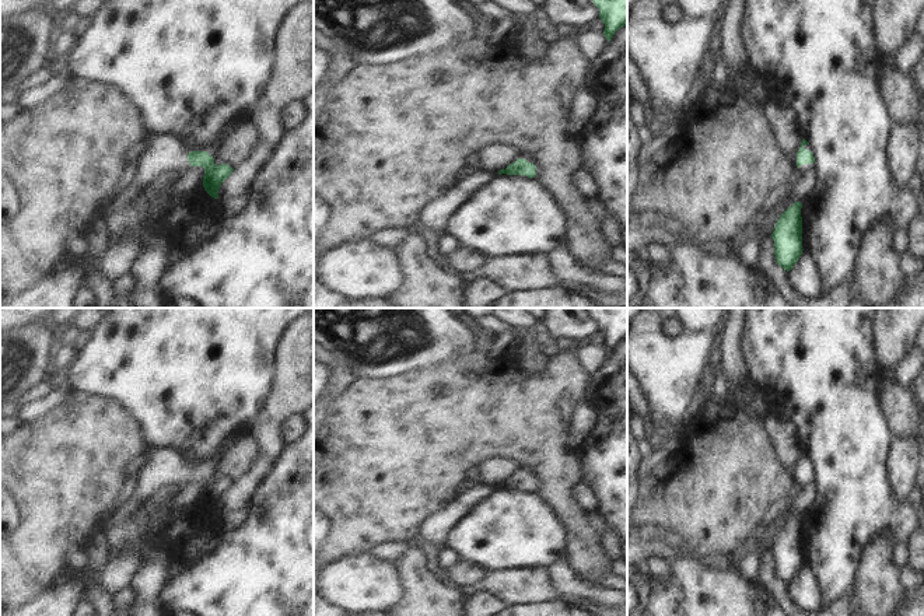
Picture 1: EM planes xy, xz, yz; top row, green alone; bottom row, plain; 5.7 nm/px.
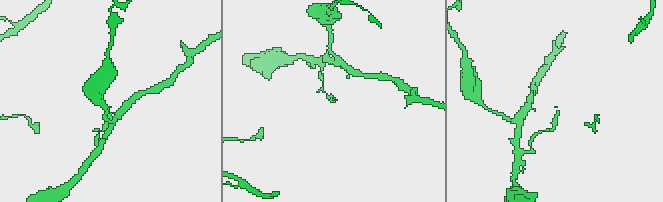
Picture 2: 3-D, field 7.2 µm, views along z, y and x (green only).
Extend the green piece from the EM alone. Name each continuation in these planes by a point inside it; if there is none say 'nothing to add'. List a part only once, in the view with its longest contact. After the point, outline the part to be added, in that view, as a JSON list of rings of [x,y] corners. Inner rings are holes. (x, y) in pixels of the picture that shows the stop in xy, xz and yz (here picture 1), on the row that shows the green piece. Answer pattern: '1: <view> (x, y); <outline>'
1: xy (164, 154); [[[172,134],[154,136],[146,150],[137,160],[137,172],[134,179],[111,202],[106,213],[118,213],[132,206],[136,197],[153,181],[167,176],[169,172],[183,175],[193,169],[188,161],[190,151],[206,151],[214,160],[220,158],[220,147],[225,143],[207,146],[203,150],[192,150],[179,137]]]

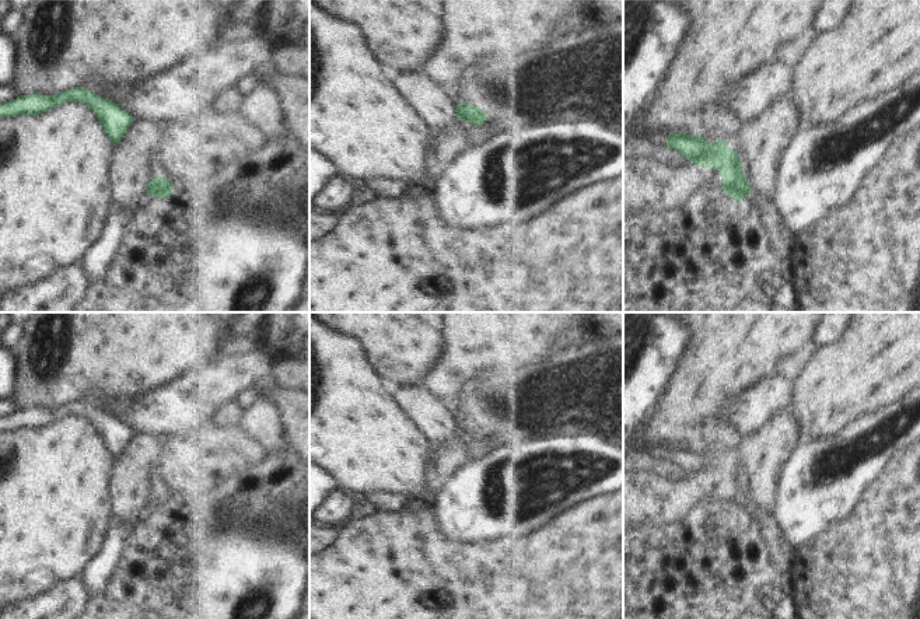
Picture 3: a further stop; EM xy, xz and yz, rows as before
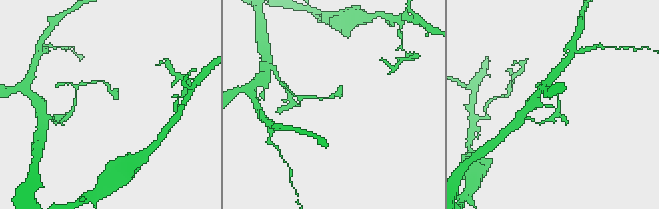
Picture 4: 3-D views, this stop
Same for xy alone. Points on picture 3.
1: xy (95, 261); [[[146,193],[144,196],[140,197],[140,202],[139,202],[139,204],[137,204],[137,207],[136,207],[134,210],[129,210],[129,209],[126,209],[126,207],[123,207],[123,206],[109,204],[109,207],[108,207],[108,218],[106,218],[106,221],[105,221],[105,224],[104,224],[101,237],[85,251],[85,253],[83,255],[83,258],[81,258],[80,263],[78,263],[88,280],[104,280],[104,279],[105,279],[105,276],[108,274],[109,262],[111,262],[112,256],[115,255],[115,251],[116,251],[118,245],[119,245],[120,241],[122,241],[122,235],[123,235],[123,231],[125,231],[125,225],[129,223],[129,220],[132,218],[133,213],[134,213],[137,209],[151,207],[151,206],[157,204],[158,202],[161,202],[162,199],[164,199],[164,197],[155,197],[155,196],[151,196],[151,195],[147,195],[147,193]]]

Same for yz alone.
1: yz (751, 199); [[[752,193],[745,196],[739,203],[741,204],[760,204],[760,206],[765,206],[767,209],[767,206],[758,196],[755,196]]]

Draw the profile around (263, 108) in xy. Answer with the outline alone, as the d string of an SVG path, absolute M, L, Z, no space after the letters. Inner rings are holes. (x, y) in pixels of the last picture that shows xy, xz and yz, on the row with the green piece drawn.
M252 81L252 87L239 92L225 111L228 120L252 123L269 137L283 130L284 109L277 91Z

